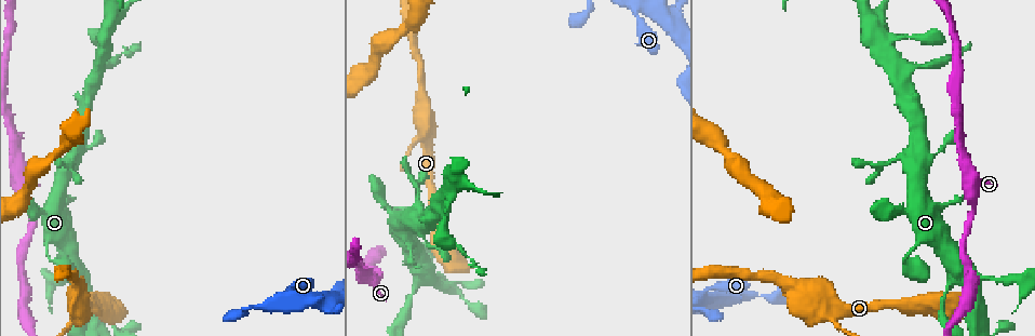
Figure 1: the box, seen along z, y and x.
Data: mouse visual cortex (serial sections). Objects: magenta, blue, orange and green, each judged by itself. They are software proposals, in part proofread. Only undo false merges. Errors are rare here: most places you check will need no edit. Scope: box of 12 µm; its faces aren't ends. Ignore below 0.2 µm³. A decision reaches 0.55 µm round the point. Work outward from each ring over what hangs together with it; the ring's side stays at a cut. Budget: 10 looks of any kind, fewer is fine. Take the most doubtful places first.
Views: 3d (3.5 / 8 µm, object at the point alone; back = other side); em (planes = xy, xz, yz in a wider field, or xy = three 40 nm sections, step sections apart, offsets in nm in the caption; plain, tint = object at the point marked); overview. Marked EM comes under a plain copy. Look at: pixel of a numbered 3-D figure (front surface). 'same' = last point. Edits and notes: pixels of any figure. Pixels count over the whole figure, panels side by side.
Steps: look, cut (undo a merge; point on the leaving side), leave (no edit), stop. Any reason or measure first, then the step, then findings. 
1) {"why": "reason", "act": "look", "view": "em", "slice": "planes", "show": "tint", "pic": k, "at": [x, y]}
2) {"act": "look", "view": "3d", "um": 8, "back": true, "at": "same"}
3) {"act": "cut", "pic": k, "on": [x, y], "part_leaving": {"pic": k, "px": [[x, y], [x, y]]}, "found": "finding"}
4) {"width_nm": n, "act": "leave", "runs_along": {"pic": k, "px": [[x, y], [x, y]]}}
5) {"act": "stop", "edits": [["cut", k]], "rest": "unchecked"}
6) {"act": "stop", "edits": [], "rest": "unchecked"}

{"why": "three arms meet", "act": "look", "view": "3d", "um": 3.5, "pic": 1, "at": [635, 13]}

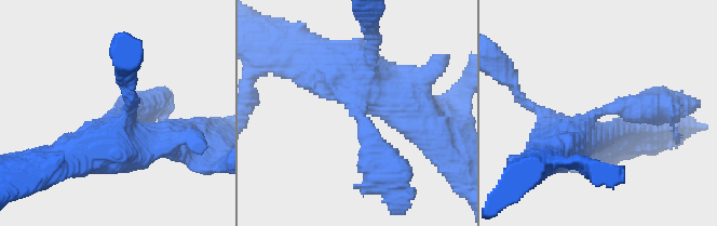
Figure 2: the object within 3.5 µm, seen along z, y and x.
{"arms": 3, "arm_widths_nm": [450, 600, 700], "act": "look", "view": "em", "slice": "xy", "step": 5, "show": "tint", "pic": 2, "at": [601, 114]}

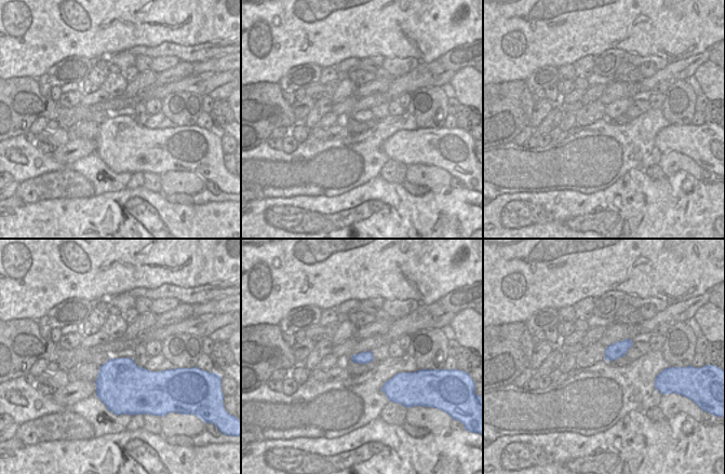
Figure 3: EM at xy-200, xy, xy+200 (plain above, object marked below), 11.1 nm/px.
{"width_nm": 140, "act": "leave", "runs_along": {"pic": 2, "px": [[660, 107], [607, 107], [582, 141]]}, "found": "one cell here"}

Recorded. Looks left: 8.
{"why": "three-way junction", "act": "look", "view": "3d", "um": 3.5, "pic": 1, "at": [81, 271]}

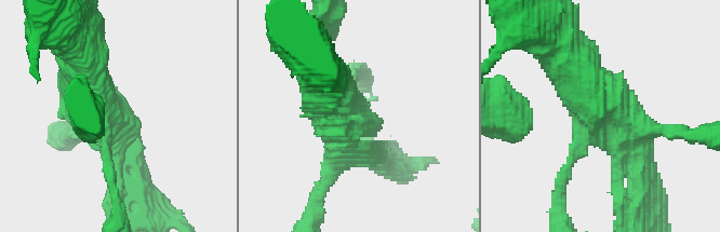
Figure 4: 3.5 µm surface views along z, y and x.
{"why": "need the tissue", "act": "look", "view": "em", "slice": "planes", "show": "tint", "pic": 4, "at": [596, 121]}

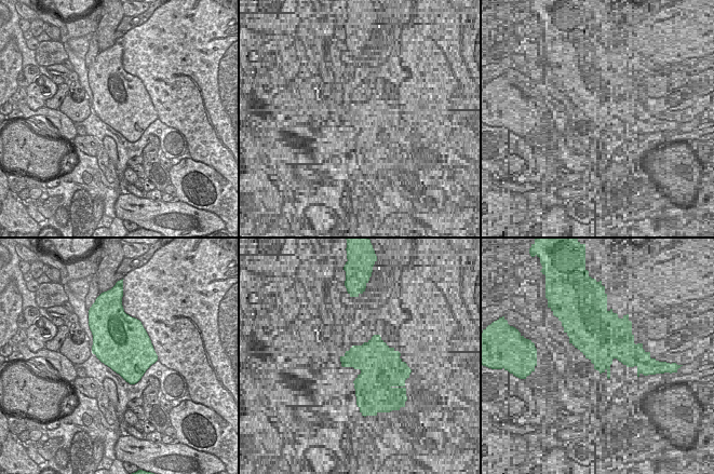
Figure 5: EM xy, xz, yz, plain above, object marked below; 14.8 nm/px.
{"act": "leave", "runs_along": {"pic": 4, "px": [[556, 44], [641, 144]]}, "found": "all the same cell"}

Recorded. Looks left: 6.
{"why": "two arms in line, one across", "act": "look", "view": "3d", "um": 3.5, "pic": 1, "at": [978, 318]}

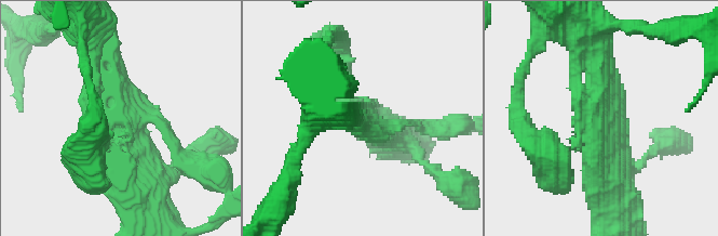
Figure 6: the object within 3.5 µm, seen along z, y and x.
{"act": "look", "view": "em", "slice": "planes", "show": "tint", "pic": 6, "at": [606, 117]}

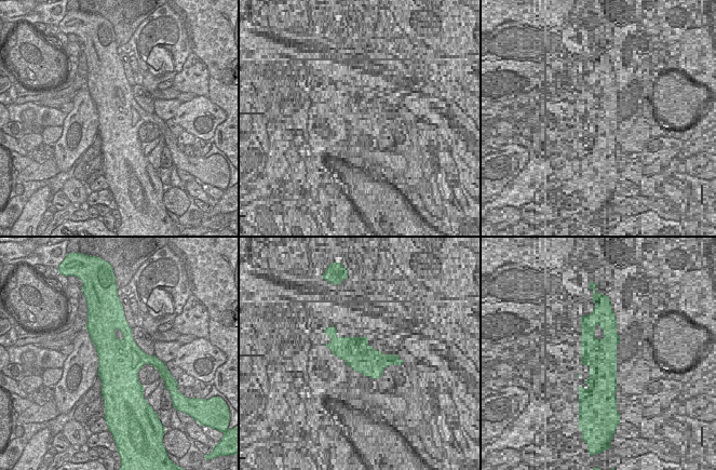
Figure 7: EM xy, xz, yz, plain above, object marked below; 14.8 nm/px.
{"act": "leave", "runs_along": {"pic": 6, "px": [[98, 52], [121, 152], [151, 175]]}, "found": "one cell here"}

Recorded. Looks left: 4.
{"why": "sharp bend", "act": "look", "view": "3d", "um": 8, "pic": 1, "at": [50, 259]}

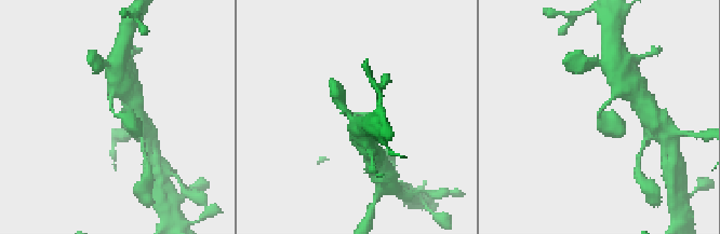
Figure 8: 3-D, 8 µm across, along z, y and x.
{"act": "look", "view": "em", "slice": "xy", "step": 5, "show": "tint", "pic": 8, "at": [114, 113]}

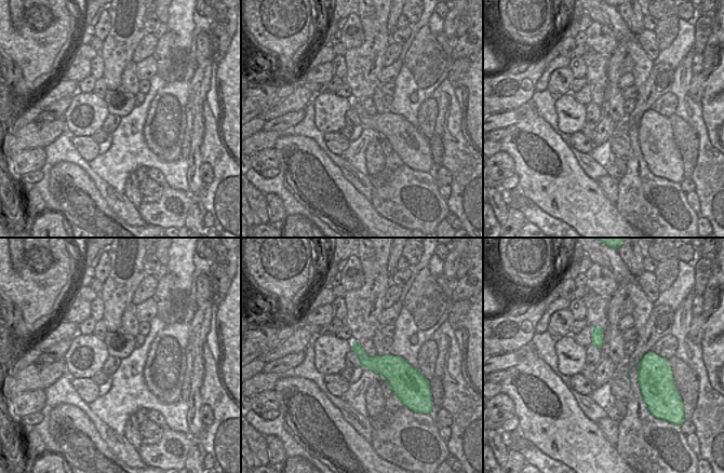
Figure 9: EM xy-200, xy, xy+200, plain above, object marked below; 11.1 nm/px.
{"width_nm": 220, "act": "leave", "runs_along": {"pic": 8, "px": [[112, 90], [111, 110], [133, 127]]}, "found": "one cell here"}

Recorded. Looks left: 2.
{"act": "stop", "edits": [], "rest": "unchecked"}

